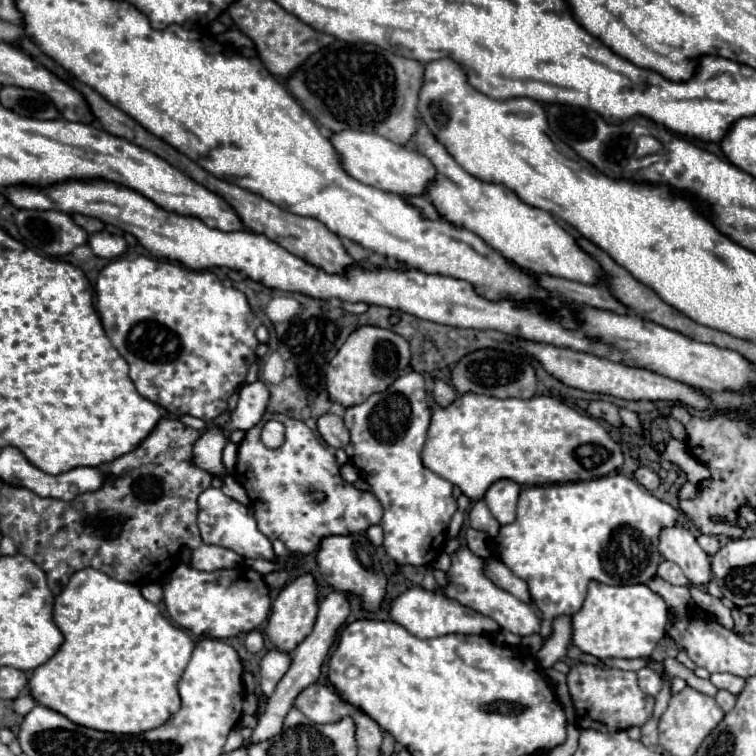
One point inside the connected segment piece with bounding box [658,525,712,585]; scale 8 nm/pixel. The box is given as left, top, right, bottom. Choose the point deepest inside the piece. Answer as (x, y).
(677, 544)

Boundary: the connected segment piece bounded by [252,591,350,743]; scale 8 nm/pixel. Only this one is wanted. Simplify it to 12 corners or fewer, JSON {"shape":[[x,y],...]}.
{"shape":[[330,593],[312,633],[258,717],[252,743],[280,735],[296,697],[318,681],[350,601]]}

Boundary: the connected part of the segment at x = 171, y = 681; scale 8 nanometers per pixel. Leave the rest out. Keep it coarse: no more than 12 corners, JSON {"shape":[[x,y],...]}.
{"shape":[[76,571],[36,703],[124,735],[180,709],[194,641],[140,587]]}

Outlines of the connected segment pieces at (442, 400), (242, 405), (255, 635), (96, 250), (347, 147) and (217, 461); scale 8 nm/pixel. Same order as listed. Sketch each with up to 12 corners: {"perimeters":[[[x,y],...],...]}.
{"perimeters":[[[436,381],[432,397],[438,405],[446,407],[456,399],[456,391]],[[264,383],[242,387],[230,425],[252,429],[268,405]],[[250,631],[244,647],[250,653],[264,649],[264,637],[260,631]],[[108,231],[88,237],[98,257],[114,259],[124,253],[126,241]],[[364,131],[330,137],[344,169],[394,195],[424,195],[436,167]],[[222,429],[204,431],[194,445],[194,463],[224,475],[226,437]]]}

